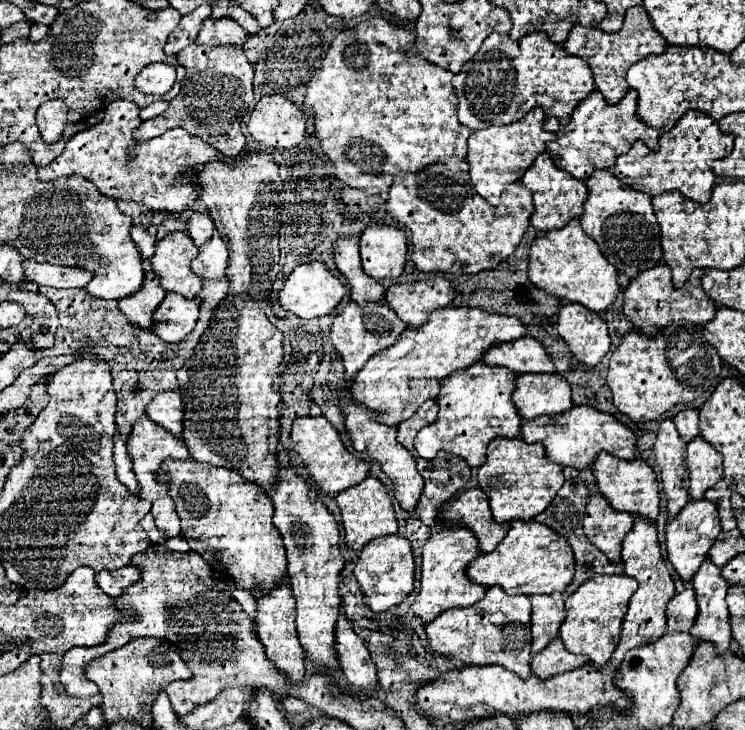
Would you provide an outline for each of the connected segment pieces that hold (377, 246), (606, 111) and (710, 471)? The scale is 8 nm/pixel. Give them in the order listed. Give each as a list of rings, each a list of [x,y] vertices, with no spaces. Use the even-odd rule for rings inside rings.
[[[373,224],[361,232],[361,264],[375,280],[397,278],[407,256],[405,232],[395,226]]]
[[[629,90],[627,96],[615,104],[609,106],[599,92],[593,92],[591,98],[583,100],[579,108],[573,112],[567,126],[561,126],[555,118],[545,120],[545,128],[557,134],[557,140],[547,146],[547,152],[551,154],[551,160],[557,168],[569,172],[577,180],[587,180],[595,170],[609,170],[615,166],[615,160],[629,152],[635,140],[643,140],[651,150],[659,150],[659,132],[647,128],[647,124],[639,122],[635,116],[637,108],[637,94],[635,90]]]
[[[701,436],[687,444],[687,468],[691,500],[701,500],[705,490],[723,478],[723,458]]]

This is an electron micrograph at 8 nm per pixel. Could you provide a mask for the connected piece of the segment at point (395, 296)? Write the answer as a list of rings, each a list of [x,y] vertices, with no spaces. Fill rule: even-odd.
[[[431,278],[413,284],[393,284],[385,292],[389,308],[411,328],[427,322],[427,316],[451,304],[455,290],[445,278]]]

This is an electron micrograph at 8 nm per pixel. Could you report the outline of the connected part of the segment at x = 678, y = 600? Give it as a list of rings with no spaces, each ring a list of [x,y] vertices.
[[[685,588],[683,592],[675,594],[673,600],[667,604],[667,630],[669,632],[689,632],[697,616],[697,602],[695,590]]]

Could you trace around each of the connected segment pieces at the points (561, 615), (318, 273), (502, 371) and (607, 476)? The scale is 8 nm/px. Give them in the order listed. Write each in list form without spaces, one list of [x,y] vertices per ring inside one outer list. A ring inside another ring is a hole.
[[[561,592],[553,594],[535,594],[531,596],[531,632],[533,632],[533,654],[541,652],[557,634],[559,626],[565,620],[565,606]]]
[[[311,262],[311,264],[297,266],[289,274],[283,288],[279,290],[279,304],[285,310],[289,310],[291,314],[307,320],[307,318],[317,318],[317,316],[329,314],[341,302],[341,298],[345,294],[347,294],[347,288],[325,268],[323,262]]]
[[[475,362],[465,370],[447,376],[437,396],[439,414],[435,424],[423,428],[415,436],[415,450],[421,458],[433,460],[439,450],[463,456],[471,468],[485,462],[487,444],[495,438],[517,438],[521,432],[521,416],[511,400],[515,390],[515,374],[507,368]]]
[[[601,452],[593,464],[593,474],[595,474],[595,482],[597,488],[601,490],[601,494],[611,502],[611,506],[615,510],[621,512],[629,512],[633,516],[643,516],[649,520],[655,520],[659,514],[659,490],[657,490],[657,478],[655,472],[651,470],[651,466],[641,460],[623,460],[623,458],[615,458],[609,452]]]

